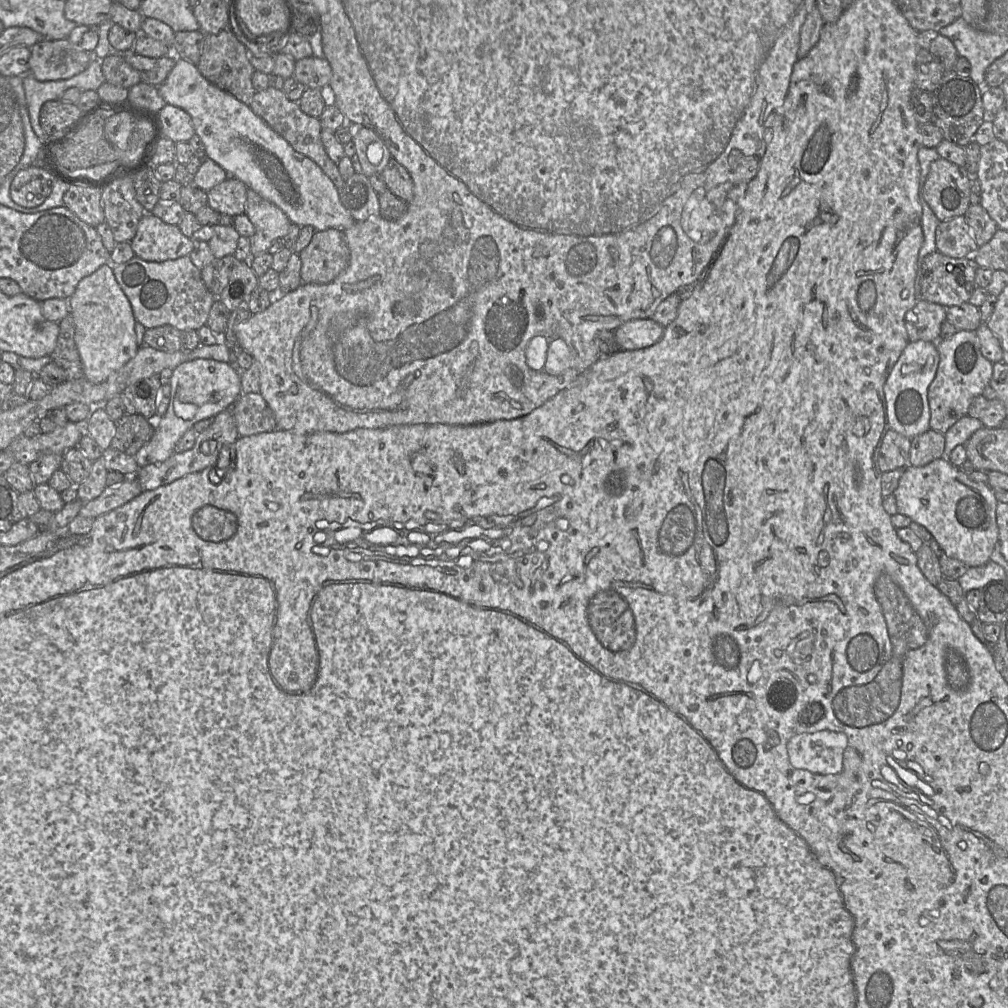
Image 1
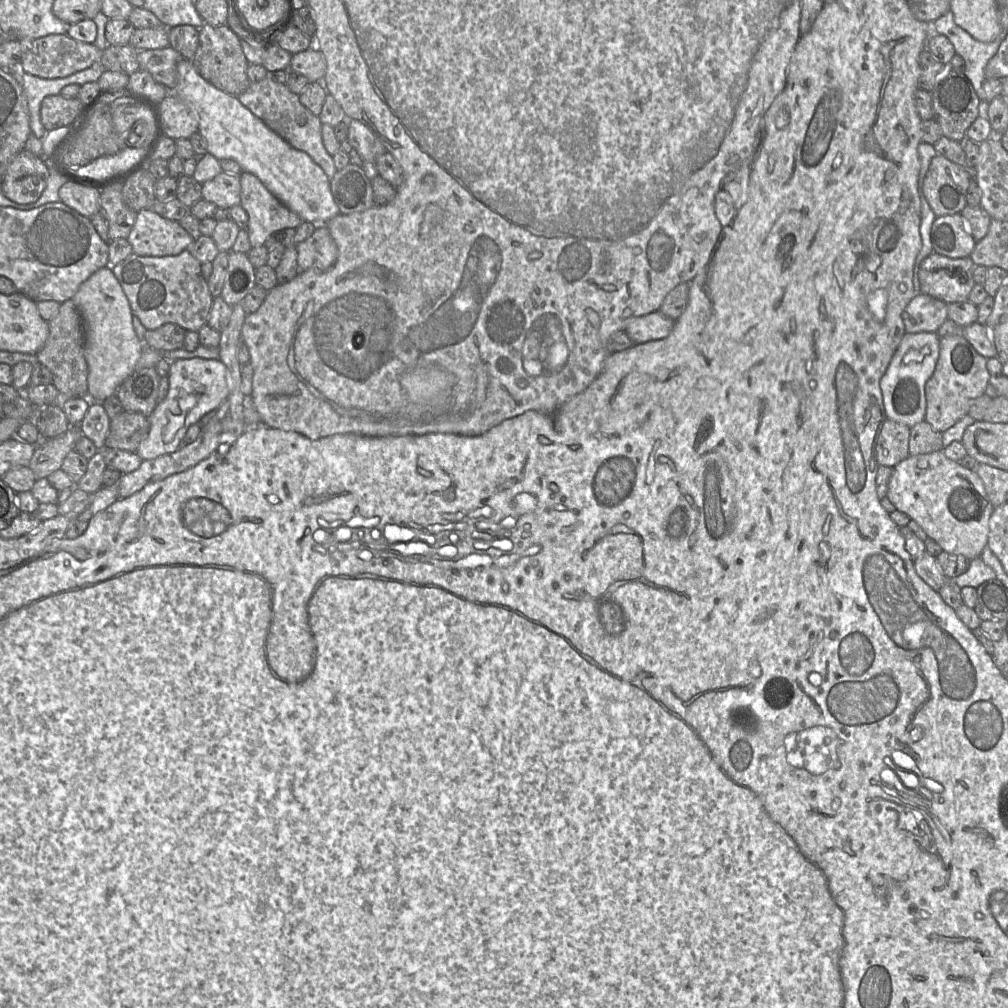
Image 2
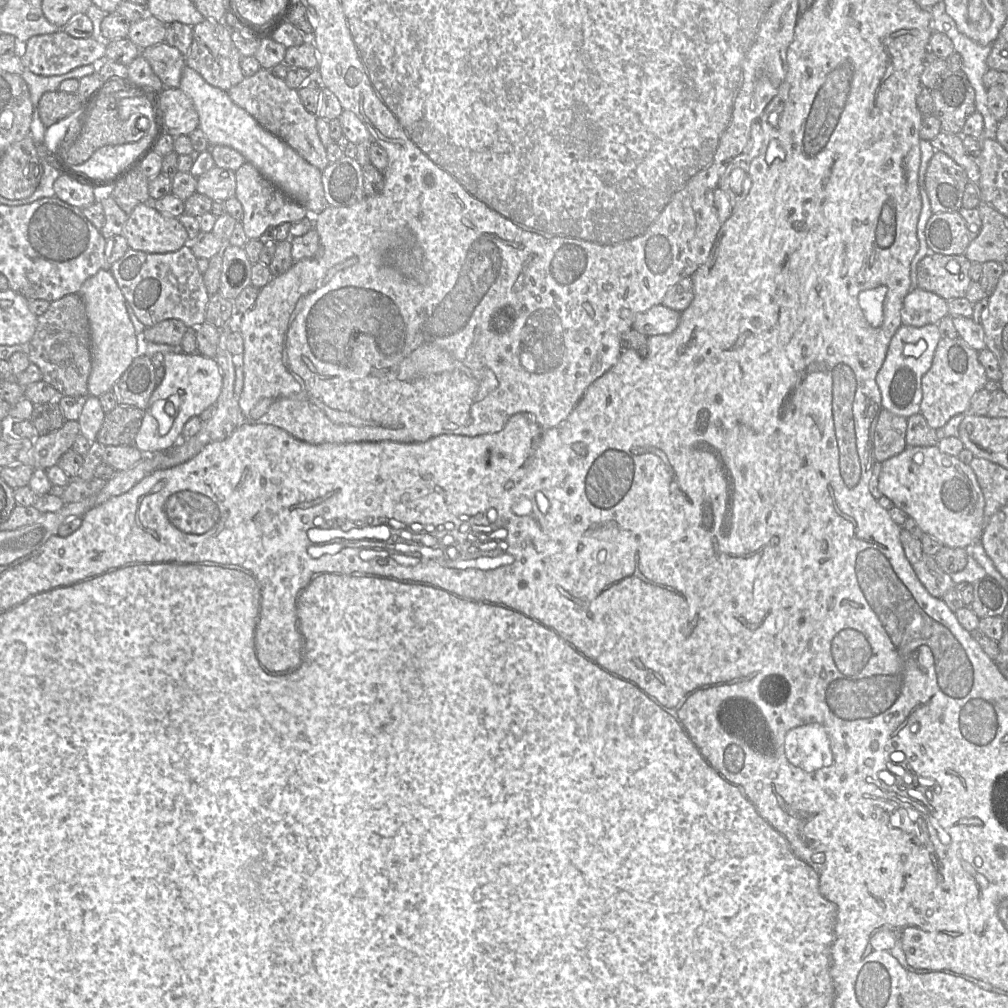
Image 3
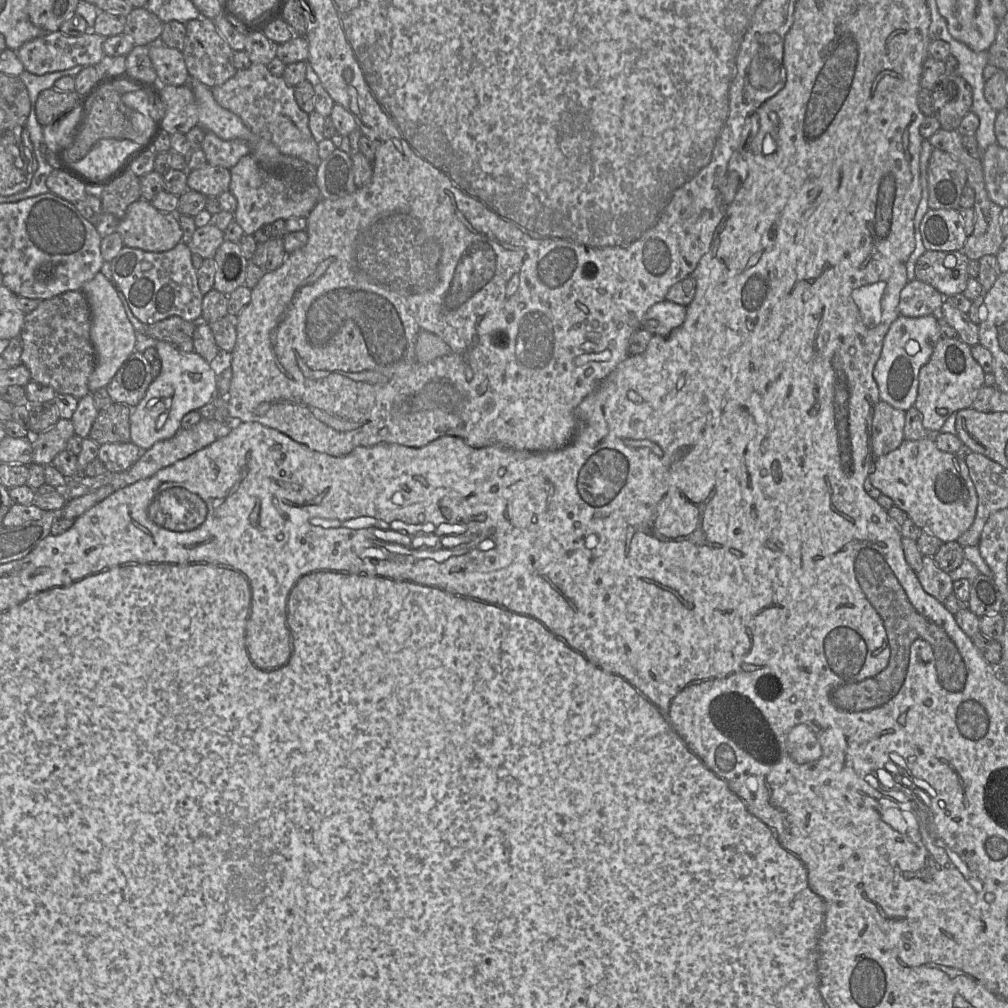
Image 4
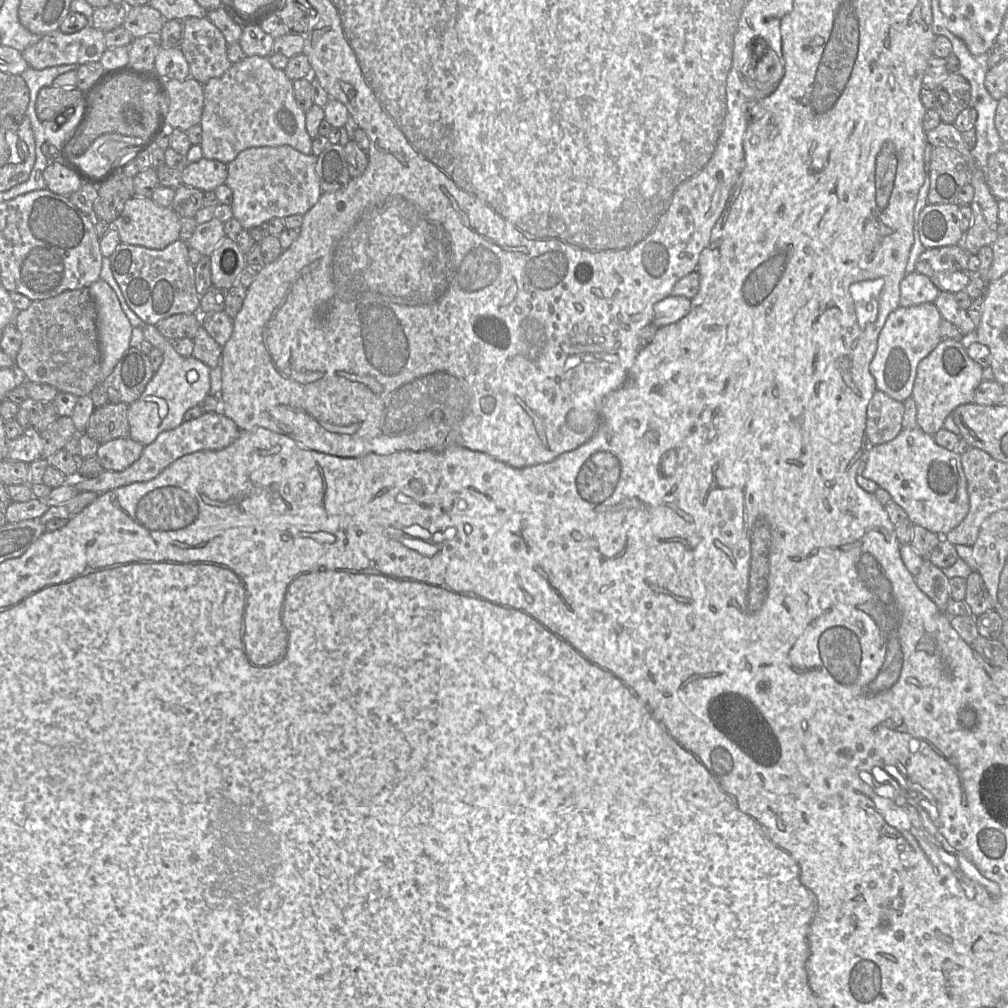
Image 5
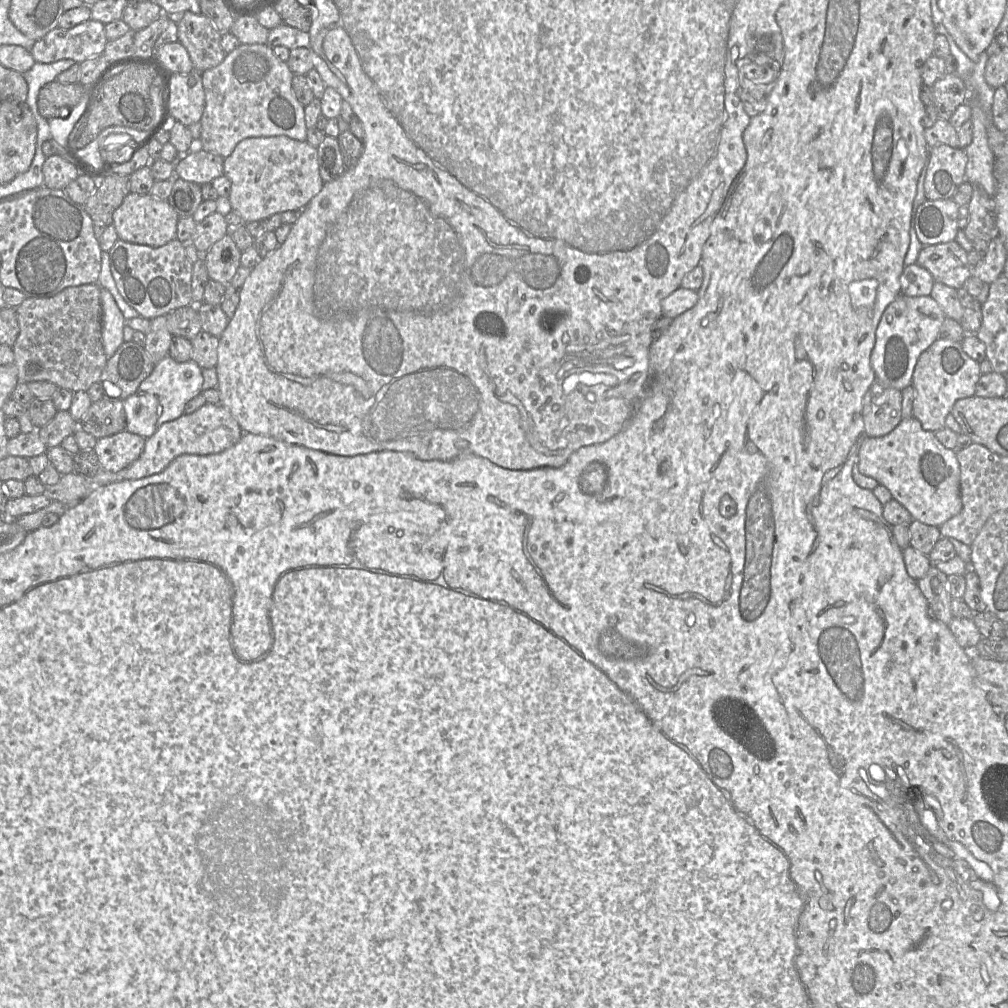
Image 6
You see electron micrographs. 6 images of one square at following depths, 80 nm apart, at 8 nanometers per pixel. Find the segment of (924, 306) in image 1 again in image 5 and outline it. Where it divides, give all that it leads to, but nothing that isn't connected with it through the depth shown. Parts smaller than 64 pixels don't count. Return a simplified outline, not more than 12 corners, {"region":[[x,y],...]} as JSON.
{"region":[[907,273],[900,306],[934,303],[940,290],[926,275]]}

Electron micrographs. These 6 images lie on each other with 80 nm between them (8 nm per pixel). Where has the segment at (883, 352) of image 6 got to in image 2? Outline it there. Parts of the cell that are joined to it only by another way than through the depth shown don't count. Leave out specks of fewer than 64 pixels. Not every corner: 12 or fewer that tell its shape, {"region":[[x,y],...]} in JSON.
{"region":[[937,332],[906,333],[880,380],[885,415],[924,421]]}

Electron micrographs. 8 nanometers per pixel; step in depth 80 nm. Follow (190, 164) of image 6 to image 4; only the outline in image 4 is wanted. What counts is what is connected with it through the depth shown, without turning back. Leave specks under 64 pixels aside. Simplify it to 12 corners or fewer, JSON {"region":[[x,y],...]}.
{"region":[[227,168],[186,172],[190,190],[215,197],[229,191]]}

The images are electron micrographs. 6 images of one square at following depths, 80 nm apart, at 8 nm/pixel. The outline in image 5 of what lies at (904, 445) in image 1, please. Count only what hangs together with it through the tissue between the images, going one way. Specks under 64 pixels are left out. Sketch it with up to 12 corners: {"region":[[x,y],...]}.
{"region":[[877,389],[866,413],[869,446],[903,429],[904,404]]}

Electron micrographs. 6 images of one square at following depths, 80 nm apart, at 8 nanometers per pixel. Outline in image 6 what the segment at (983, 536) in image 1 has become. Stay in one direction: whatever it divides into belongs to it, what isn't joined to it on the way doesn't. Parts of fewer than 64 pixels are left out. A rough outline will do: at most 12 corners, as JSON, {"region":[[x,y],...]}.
{"region":[[915,417],[866,437],[856,465],[913,520],[962,509],[956,451]]}

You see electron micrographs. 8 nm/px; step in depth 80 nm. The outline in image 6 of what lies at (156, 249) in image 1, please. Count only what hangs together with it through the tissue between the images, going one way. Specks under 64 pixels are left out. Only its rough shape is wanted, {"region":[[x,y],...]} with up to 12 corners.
{"region":[[130,192],[113,214],[120,240],[161,247],[177,238],[167,200]]}

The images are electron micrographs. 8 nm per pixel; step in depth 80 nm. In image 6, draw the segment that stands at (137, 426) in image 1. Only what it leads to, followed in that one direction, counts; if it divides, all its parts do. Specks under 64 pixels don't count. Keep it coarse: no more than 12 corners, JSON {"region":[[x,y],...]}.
{"region":[[123,401],[93,402],[79,427],[96,439],[126,429]]}

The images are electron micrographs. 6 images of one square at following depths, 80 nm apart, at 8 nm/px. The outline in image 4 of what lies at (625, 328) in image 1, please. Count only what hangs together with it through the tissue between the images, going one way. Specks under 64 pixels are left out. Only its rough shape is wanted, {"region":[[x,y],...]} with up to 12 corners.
{"region":[[663,300],[645,313],[641,328],[667,335],[685,321],[687,308]]}

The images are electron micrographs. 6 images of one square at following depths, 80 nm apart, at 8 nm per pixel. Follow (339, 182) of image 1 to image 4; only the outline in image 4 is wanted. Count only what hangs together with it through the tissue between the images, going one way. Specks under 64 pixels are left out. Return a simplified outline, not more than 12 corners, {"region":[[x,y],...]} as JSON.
{"region":[[264,64],[210,88],[283,155],[319,166],[309,114]]}

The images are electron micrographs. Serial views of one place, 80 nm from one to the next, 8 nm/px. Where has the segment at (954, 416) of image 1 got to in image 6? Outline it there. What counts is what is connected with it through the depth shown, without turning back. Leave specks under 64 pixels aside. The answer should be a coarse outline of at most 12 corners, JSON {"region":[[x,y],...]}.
{"region":[[939,337],[911,383],[913,417],[944,428],[954,403],[975,395],[979,363]]}

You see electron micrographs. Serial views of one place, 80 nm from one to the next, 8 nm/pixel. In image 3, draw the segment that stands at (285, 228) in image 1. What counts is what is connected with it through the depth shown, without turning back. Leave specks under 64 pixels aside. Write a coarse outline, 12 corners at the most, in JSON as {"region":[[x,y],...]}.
{"region":[[249,162],[237,171],[235,196],[248,239],[295,223],[306,208]]}

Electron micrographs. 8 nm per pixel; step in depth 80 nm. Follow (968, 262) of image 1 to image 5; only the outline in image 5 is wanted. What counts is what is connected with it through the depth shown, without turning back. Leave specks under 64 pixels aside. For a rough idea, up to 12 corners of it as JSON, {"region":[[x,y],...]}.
{"region":[[961,244],[926,248],[916,272],[940,291],[965,290],[972,274]]}

